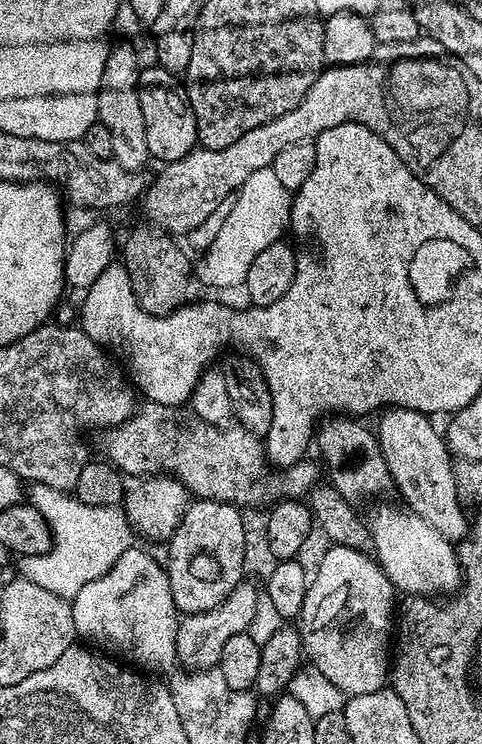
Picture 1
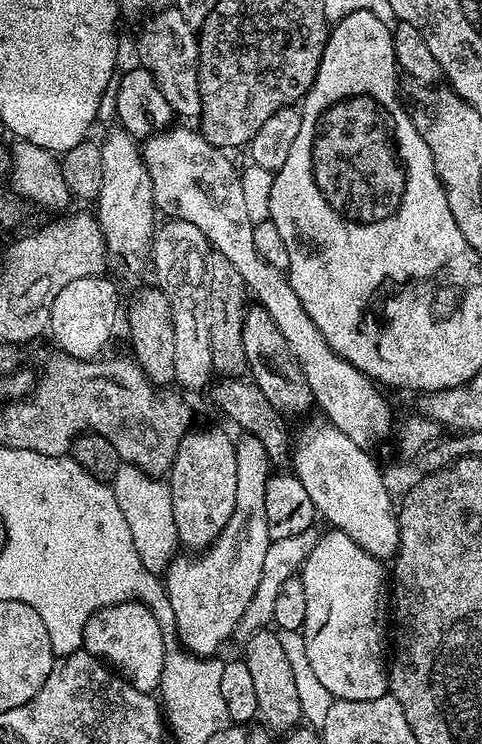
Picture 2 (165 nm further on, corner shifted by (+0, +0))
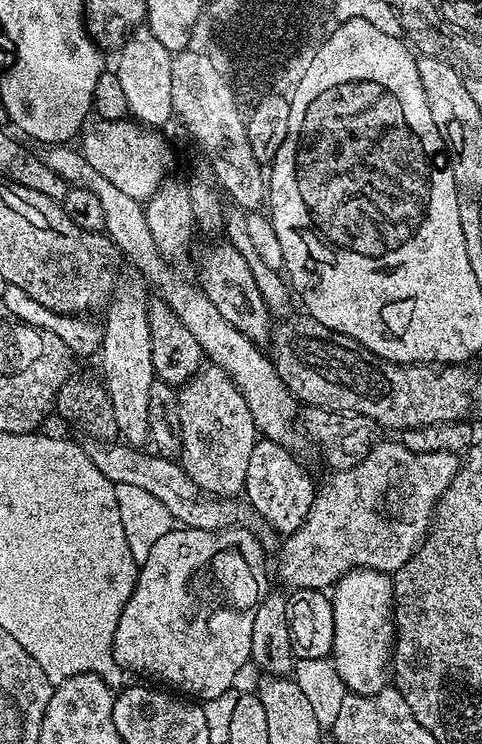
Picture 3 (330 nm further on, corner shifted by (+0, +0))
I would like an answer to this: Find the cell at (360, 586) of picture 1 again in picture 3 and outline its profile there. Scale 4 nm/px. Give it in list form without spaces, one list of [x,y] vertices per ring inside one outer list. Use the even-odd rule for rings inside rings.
[[[355,568],[335,584],[331,601],[335,630],[331,659],[339,677],[355,695],[380,693],[389,687],[395,648],[395,600],[391,575],[370,568]]]

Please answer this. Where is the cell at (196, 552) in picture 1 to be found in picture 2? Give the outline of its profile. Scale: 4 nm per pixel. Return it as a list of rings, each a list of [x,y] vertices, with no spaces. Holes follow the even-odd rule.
[[[200,428],[190,430],[182,438],[178,454],[172,463],[171,472],[167,473],[166,483],[173,500],[174,524],[177,526],[177,538],[185,548],[203,550],[210,547],[222,534],[230,514],[234,514],[234,493],[238,487],[238,458],[236,440],[228,437],[220,428]]]

